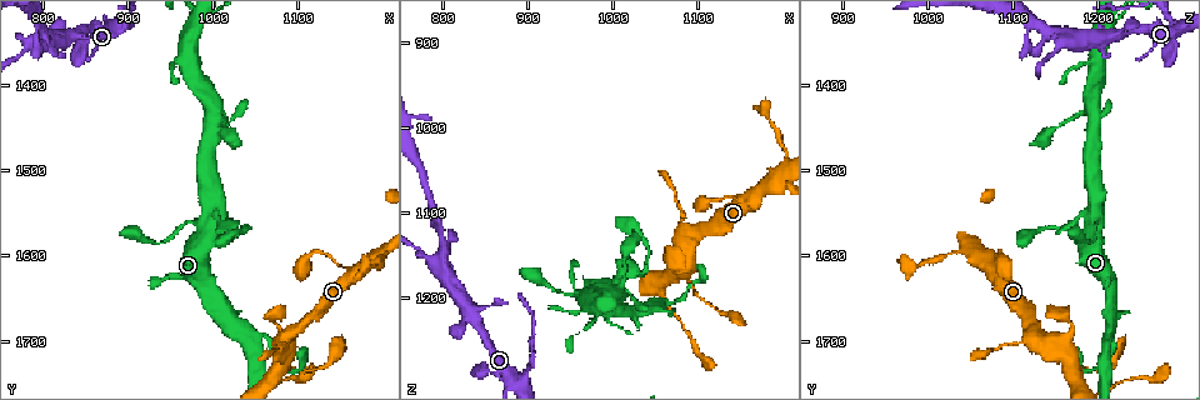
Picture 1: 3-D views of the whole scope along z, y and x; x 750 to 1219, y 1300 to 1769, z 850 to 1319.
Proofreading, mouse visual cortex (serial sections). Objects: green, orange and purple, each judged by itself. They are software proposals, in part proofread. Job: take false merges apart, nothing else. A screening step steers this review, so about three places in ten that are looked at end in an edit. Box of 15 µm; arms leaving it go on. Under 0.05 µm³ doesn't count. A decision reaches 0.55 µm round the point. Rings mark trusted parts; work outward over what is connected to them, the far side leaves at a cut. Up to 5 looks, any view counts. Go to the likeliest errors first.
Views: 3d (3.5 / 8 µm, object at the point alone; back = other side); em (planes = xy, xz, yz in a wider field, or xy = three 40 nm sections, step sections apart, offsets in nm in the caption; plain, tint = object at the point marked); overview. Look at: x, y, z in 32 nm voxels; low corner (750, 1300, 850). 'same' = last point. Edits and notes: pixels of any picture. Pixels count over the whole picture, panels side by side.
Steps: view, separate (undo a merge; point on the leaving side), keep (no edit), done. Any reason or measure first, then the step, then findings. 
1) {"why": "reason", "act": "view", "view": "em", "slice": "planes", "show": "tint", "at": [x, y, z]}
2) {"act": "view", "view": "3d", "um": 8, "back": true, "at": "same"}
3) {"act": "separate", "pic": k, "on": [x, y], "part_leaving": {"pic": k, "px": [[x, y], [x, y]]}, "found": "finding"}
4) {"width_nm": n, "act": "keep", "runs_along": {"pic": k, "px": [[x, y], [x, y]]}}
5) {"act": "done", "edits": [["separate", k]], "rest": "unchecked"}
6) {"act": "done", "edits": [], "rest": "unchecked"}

{"why": "a narrow waist", "act": "view", "view": "3d", "um": 3.5, "at": [1030, 1570, 1175]}

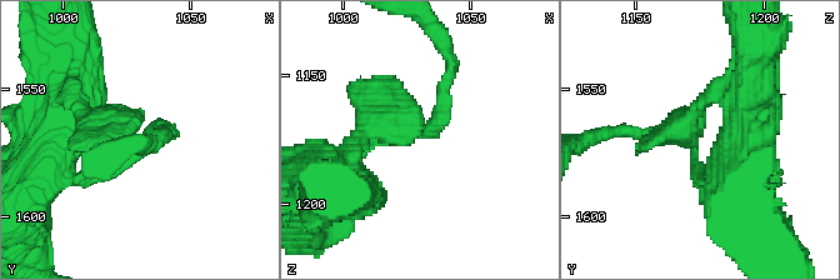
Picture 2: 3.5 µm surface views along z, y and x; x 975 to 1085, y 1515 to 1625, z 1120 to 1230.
{"act": "view", "view": "em", "slice": "xy", "step": 1, "show": "tint", "at": [1031, 1572, 1172]}

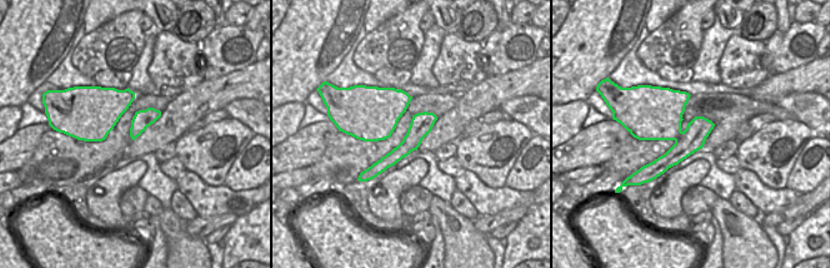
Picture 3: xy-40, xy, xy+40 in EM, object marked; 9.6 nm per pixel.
{"act": "keep", "runs_along": {"pic": 2, "px": [[354, 144], [373, 125], [423, 135], [450, 68]]}, "found": "one cell here"}

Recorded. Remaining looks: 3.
{"why": "three arms meet", "act": "view", "view": "3d", "um": 3.5, "at": [1085, 1695, 1125]}

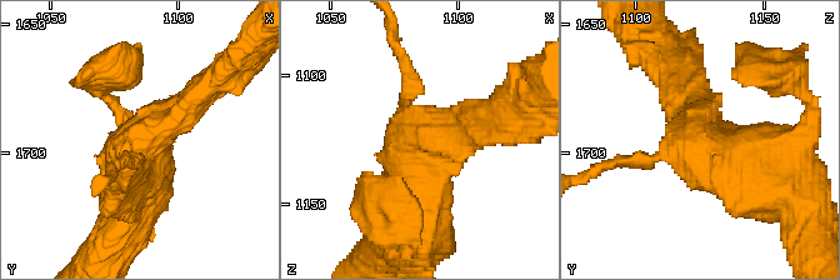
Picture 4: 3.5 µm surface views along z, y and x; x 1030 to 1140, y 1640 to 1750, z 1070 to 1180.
{"arms": 3, "arm_widths_nm": [200, 400, 600], "why": "shape alone is not enough", "act": "view", "view": "em", "slice": "xy", "step": 2, "show": "tint", "at": [1087, 1694, 1125]}

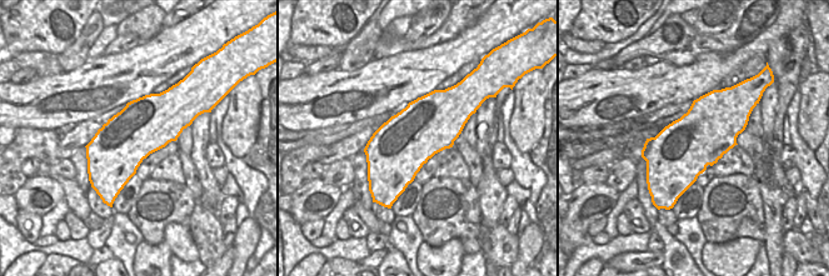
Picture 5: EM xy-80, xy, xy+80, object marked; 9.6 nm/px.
{"act": "keep", "runs_along": {"pic": 4, "px": [[209, 86], [136, 144], [129, 179]]}, "found": "one cell here"}

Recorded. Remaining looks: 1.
{"act": "done", "edits": [], "rest": "unchecked"}

